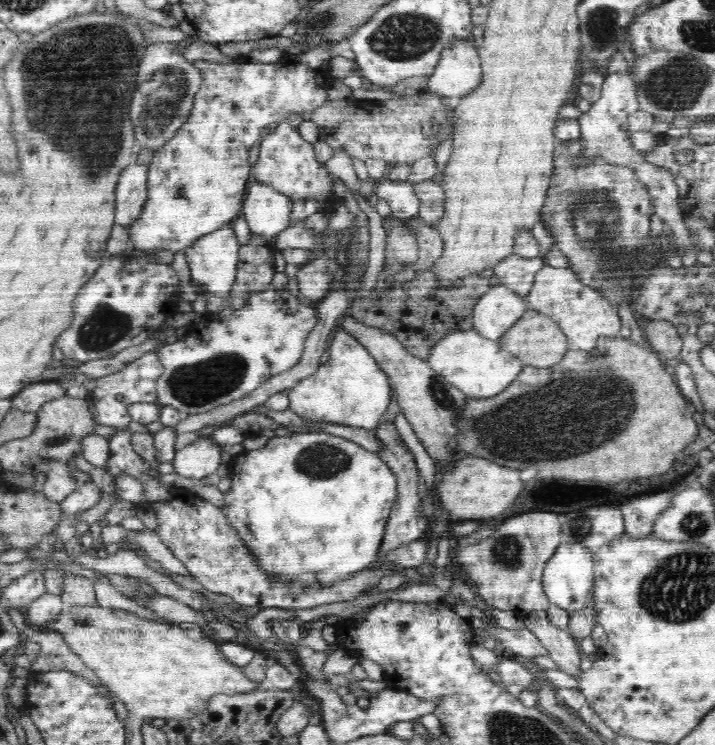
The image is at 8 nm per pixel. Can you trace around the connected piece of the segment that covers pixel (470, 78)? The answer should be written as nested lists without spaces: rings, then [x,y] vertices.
[[[454,39],[441,51],[438,64],[429,76],[428,91],[438,96],[462,98],[470,94],[482,78],[477,47],[470,39]]]

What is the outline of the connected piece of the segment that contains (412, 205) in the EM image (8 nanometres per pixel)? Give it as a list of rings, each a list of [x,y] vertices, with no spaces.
[[[387,178],[378,180],[374,195],[377,198],[384,198],[391,206],[392,216],[403,222],[418,214],[421,200],[416,196],[414,183],[410,181],[392,182]]]

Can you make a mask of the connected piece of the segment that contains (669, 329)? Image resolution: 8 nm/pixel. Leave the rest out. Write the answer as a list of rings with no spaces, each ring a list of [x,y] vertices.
[[[649,320],[641,329],[649,341],[649,348],[658,352],[662,359],[680,357],[683,337],[678,335],[676,326],[671,322]]]

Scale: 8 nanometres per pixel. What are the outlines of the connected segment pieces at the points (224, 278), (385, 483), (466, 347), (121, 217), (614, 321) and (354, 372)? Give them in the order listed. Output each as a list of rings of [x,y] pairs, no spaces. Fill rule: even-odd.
[[[230,223],[221,226],[220,230],[216,230],[216,232],[198,238],[192,246],[184,250],[185,260],[189,264],[192,280],[199,282],[208,295],[228,296],[238,270],[240,246]]]
[[[292,430],[291,435],[272,437],[258,450],[242,451],[228,463],[228,471],[232,483],[231,491],[224,494],[227,504],[224,513],[262,571],[279,582],[330,586],[353,577],[370,562],[378,560],[388,518],[396,502],[398,481],[392,469],[376,453],[339,436]]]
[[[473,328],[445,334],[432,347],[427,363],[448,383],[456,386],[466,396],[474,398],[490,398],[500,394],[510,382],[516,380],[520,370],[525,367],[520,358],[504,349],[499,341],[484,338]]]
[[[133,162],[122,172],[118,180],[115,194],[115,220],[116,224],[127,230],[128,226],[132,226],[140,218],[142,208],[146,204],[148,172],[147,166]]]
[[[547,264],[536,273],[534,284],[524,299],[529,309],[552,317],[567,336],[572,348],[593,349],[600,337],[618,337],[623,325],[612,303],[600,290],[582,283],[572,268],[556,268]]]
[[[337,331],[332,338],[328,362],[319,365],[315,374],[304,378],[293,386],[289,392],[289,409],[306,421],[316,423],[334,423],[361,429],[376,429],[382,414],[386,412],[392,400],[391,381],[385,372],[377,365],[375,358],[354,337],[346,331]]]

